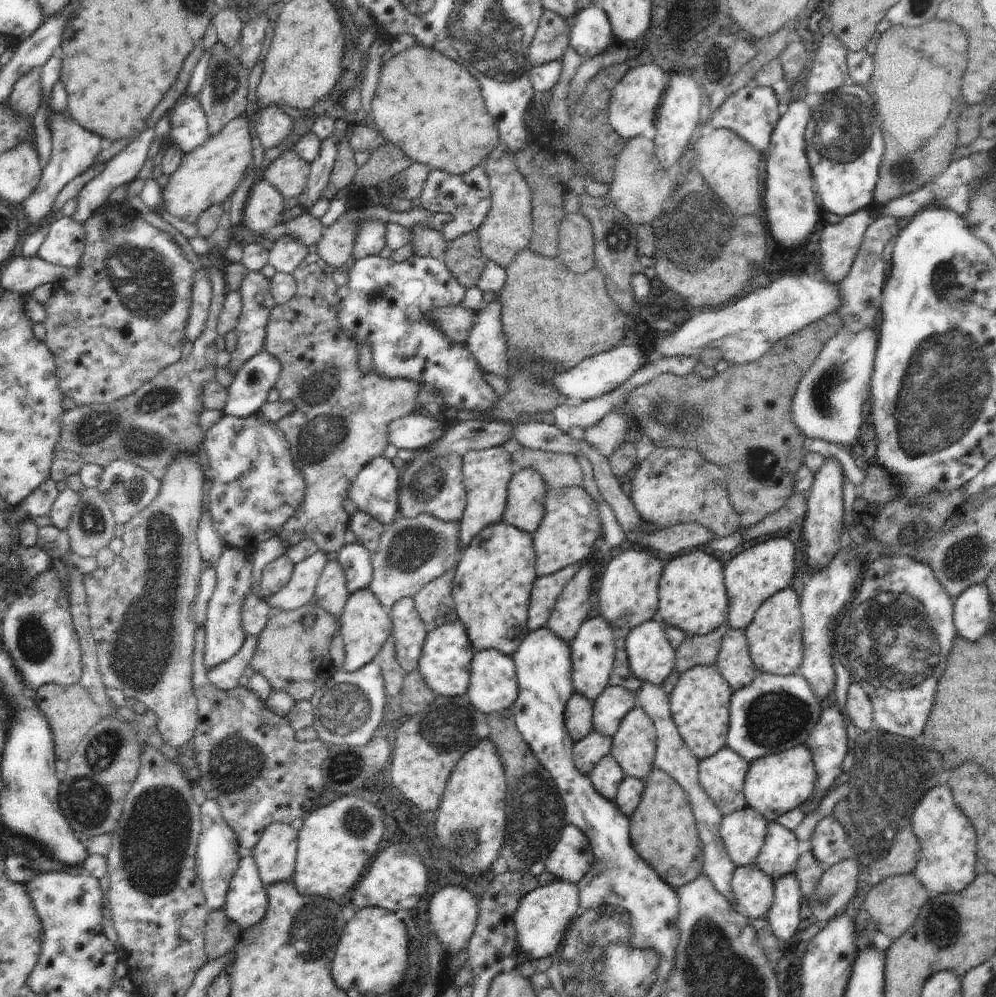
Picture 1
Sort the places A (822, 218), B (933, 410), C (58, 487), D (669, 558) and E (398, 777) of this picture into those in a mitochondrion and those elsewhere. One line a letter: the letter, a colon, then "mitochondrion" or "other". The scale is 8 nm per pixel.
A: other
B: mitochondrion
C: other
D: other
E: other

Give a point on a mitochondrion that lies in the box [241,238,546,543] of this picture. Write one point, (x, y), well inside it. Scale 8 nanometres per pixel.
(322, 430)

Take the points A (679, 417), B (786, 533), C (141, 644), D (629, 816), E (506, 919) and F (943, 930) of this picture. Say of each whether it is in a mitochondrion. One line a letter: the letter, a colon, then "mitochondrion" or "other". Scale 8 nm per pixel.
A: mitochondrion
B: other
C: mitochondrion
D: other
E: other
F: mitochondrion

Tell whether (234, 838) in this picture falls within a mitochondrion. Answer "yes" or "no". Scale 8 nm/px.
no

